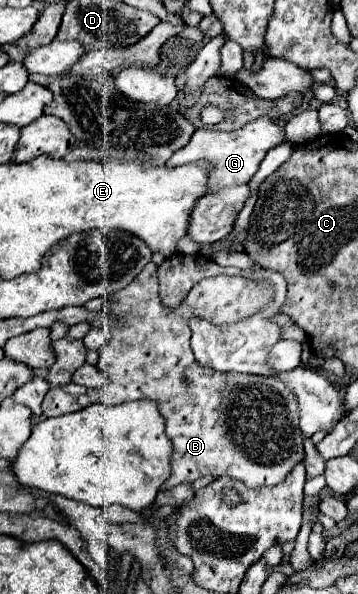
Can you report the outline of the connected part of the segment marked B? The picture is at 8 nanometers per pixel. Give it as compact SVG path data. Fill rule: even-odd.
M148 262L146 264L146 270L142 270L142 274L138 274L138 278L134 278L134 282L130 282L128 286L124 286L122 290L114 292L114 294L106 294L106 308L104 308L104 314L108 318L108 322L118 322L118 328L112 328L112 334L110 338L106 340L106 344L100 348L100 360L98 360L98 368L100 372L106 376L108 384L104 390L98 390L92 394L92 402L88 400L86 404L94 404L94 402L102 402L102 404L124 404L124 402L130 402L130 400L140 400L140 398L148 398L148 400L154 400L160 408L160 414L166 418L166 434L168 438L172 440L172 474L170 478L160 486L160 490L170 490L178 484L192 484L194 480L202 478L202 476L230 476L230 478L238 478L242 480L246 486L250 488L258 488L258 486L276 486L280 484L288 474L290 470L304 458L304 448L302 448L302 434L300 434L300 426L298 426L298 402L296 402L296 396L290 392L290 388L280 382L278 378L270 378L270 376L254 376L254 374L238 374L238 372L216 372L216 370L210 370L210 368L202 368L196 360L194 360L194 354L192 354L192 348L190 348L190 318L192 316L200 316L200 318L206 318L206 320L212 320L216 324L228 324L228 322L240 322L240 320L246 320L254 314L258 314L264 306L268 306L274 298L274 286L266 280L250 280L250 278L244 278L244 276L216 276L216 278L206 278L202 280L200 284L196 284L192 290L190 290L190 296L176 308L166 308L162 306L159 296L159 283L158 276L156 276L156 270L158 266L154 262Z

